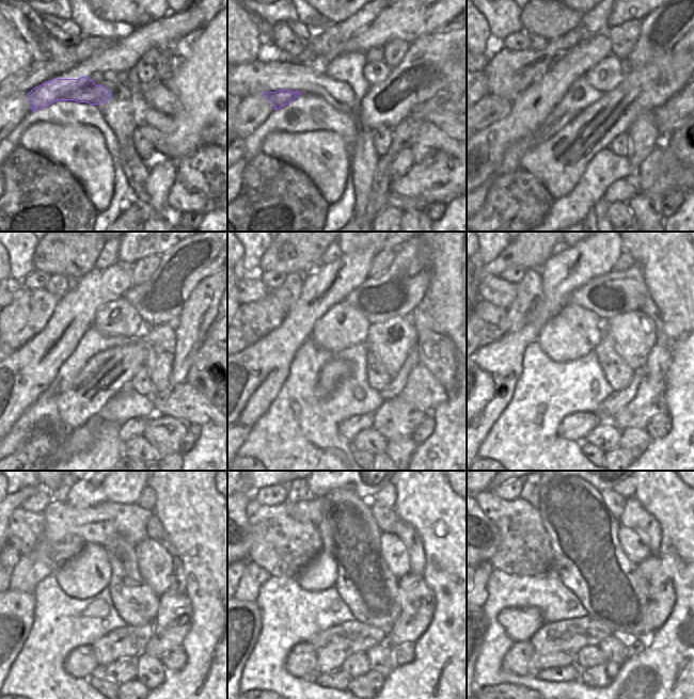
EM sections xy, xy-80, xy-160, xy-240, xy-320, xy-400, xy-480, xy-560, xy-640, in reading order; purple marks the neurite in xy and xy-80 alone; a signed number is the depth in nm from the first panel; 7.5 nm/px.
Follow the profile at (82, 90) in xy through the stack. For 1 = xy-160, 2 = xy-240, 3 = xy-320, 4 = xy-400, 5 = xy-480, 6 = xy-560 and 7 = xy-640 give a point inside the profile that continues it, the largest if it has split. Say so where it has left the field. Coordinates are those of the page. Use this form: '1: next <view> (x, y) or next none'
1: next xy-160 (490, 109)
2: next xy-240 (10, 350)
3: next none
4: next none
5: next none
6: next none
7: next none

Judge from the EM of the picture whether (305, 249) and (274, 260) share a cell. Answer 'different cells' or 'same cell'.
same cell

